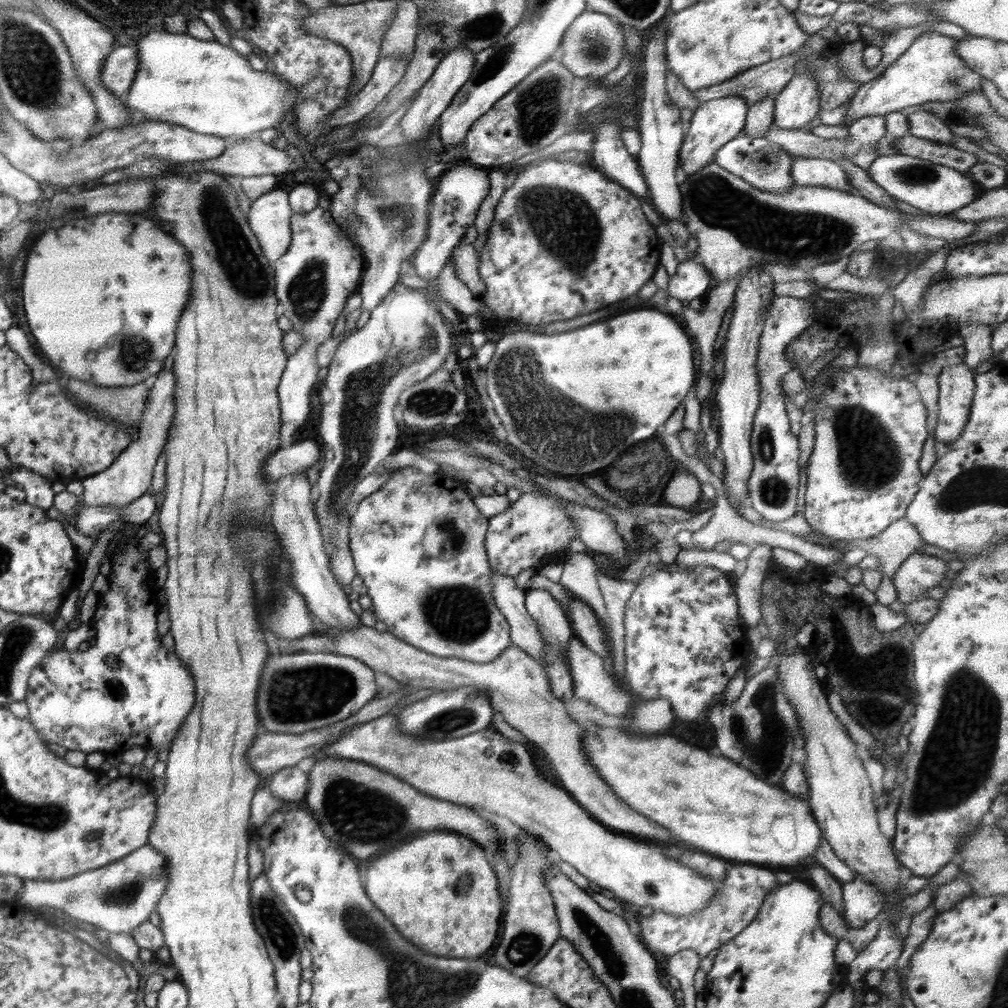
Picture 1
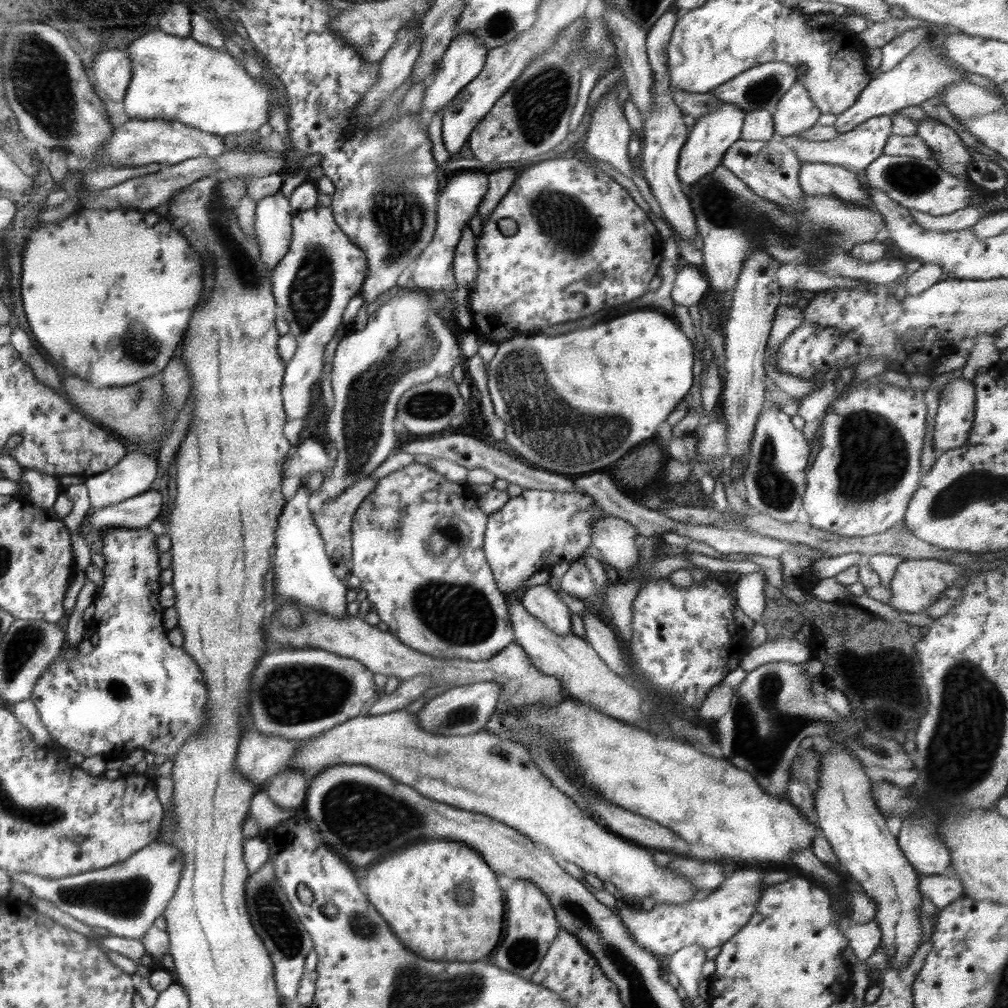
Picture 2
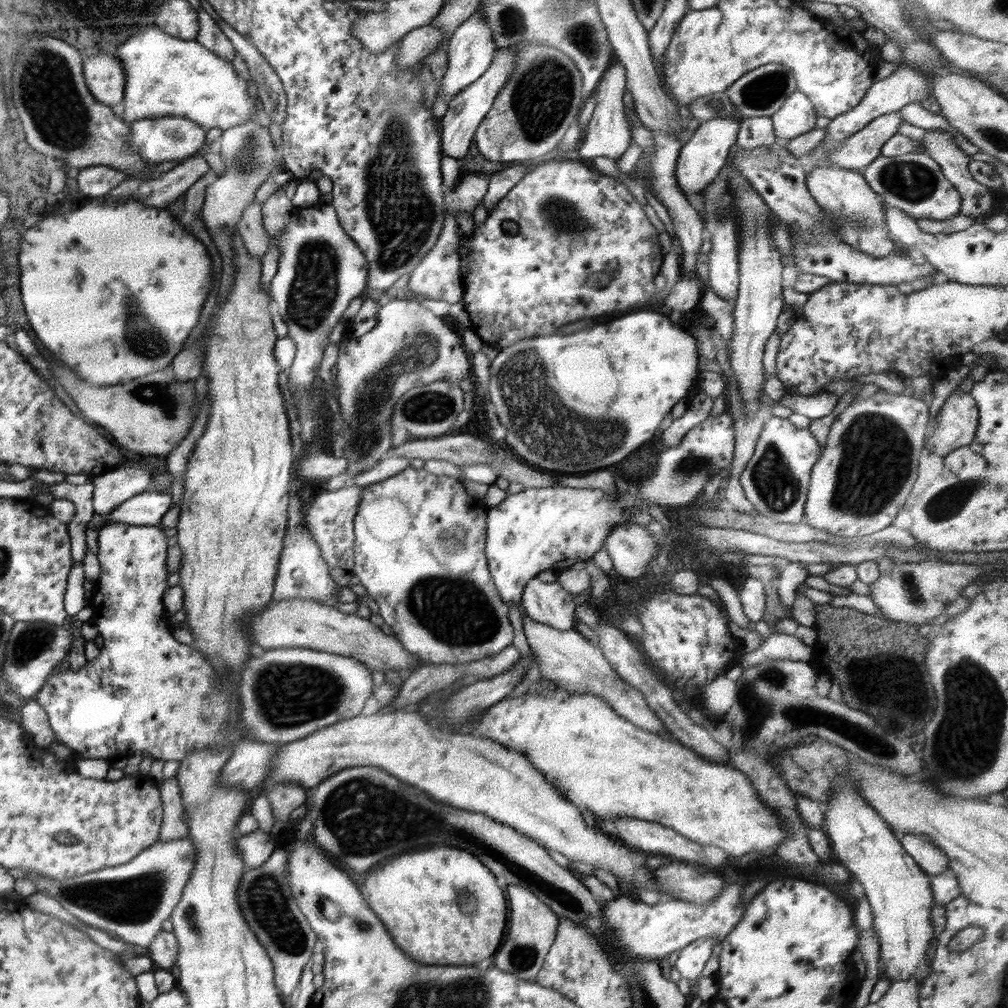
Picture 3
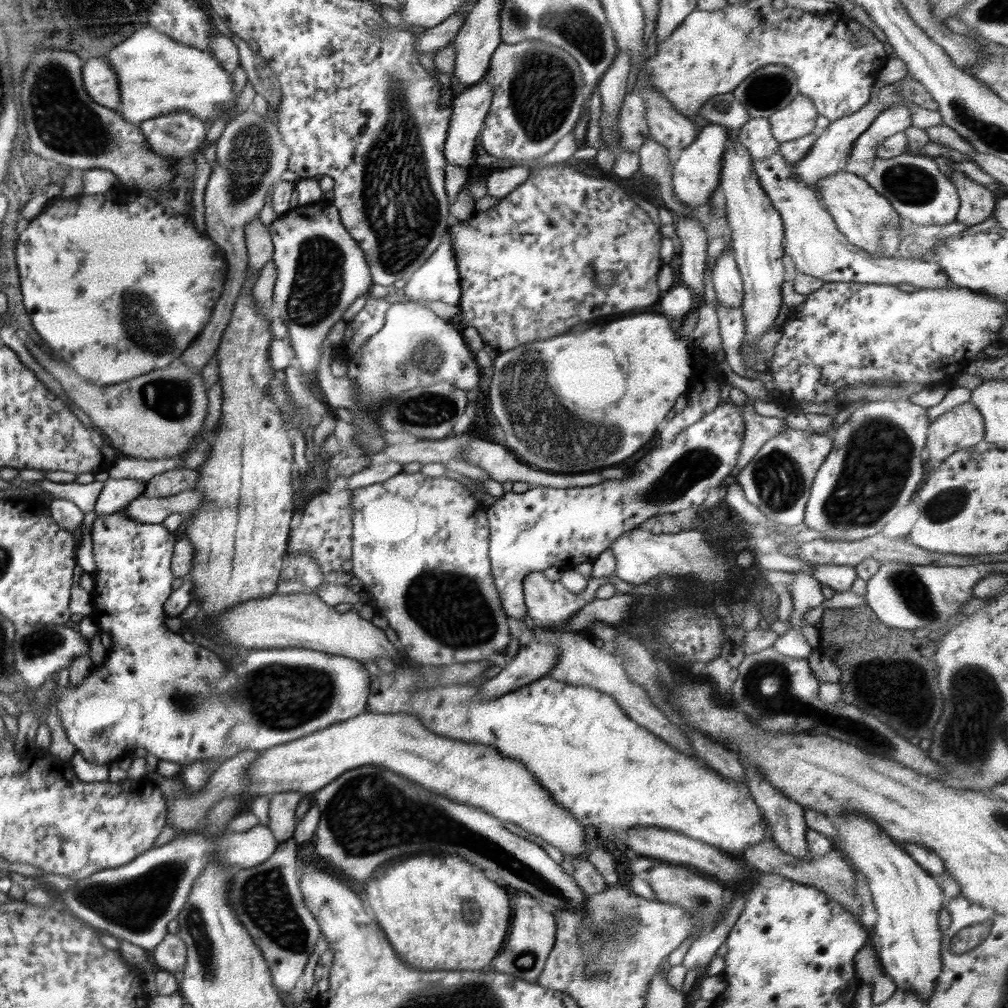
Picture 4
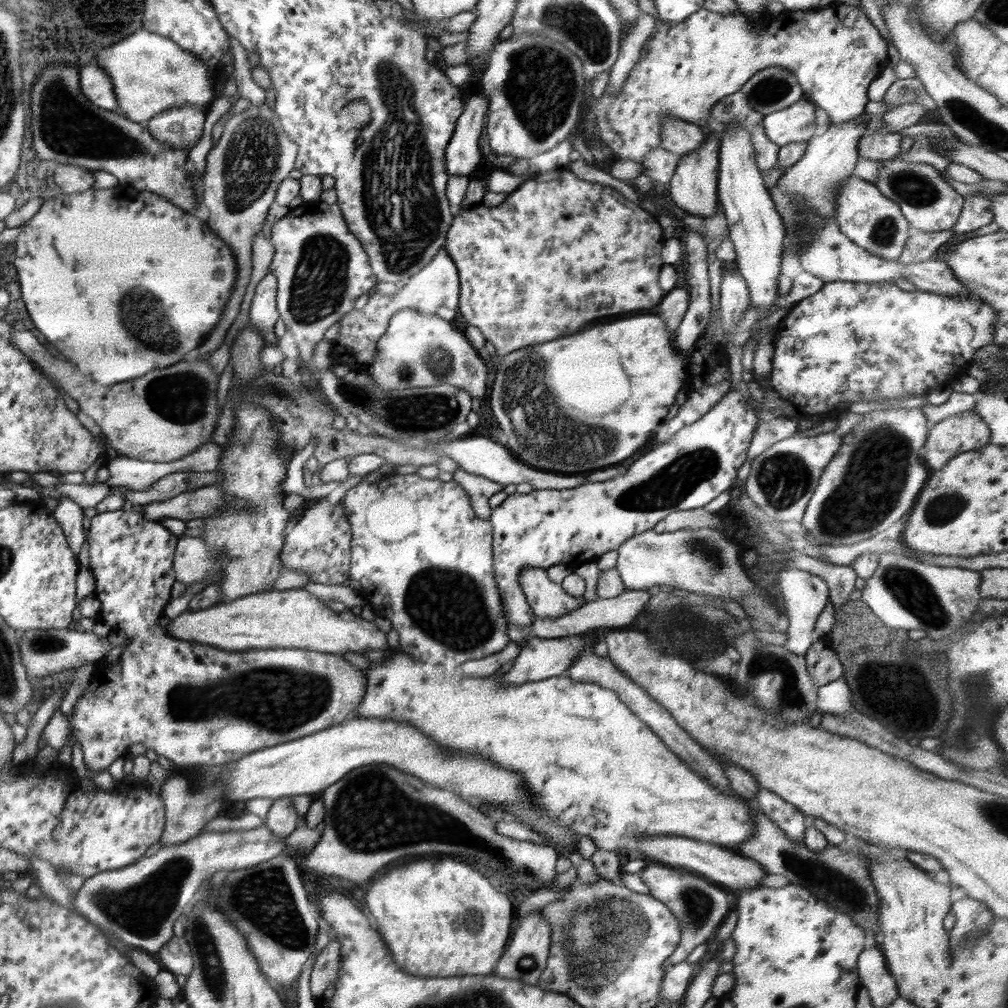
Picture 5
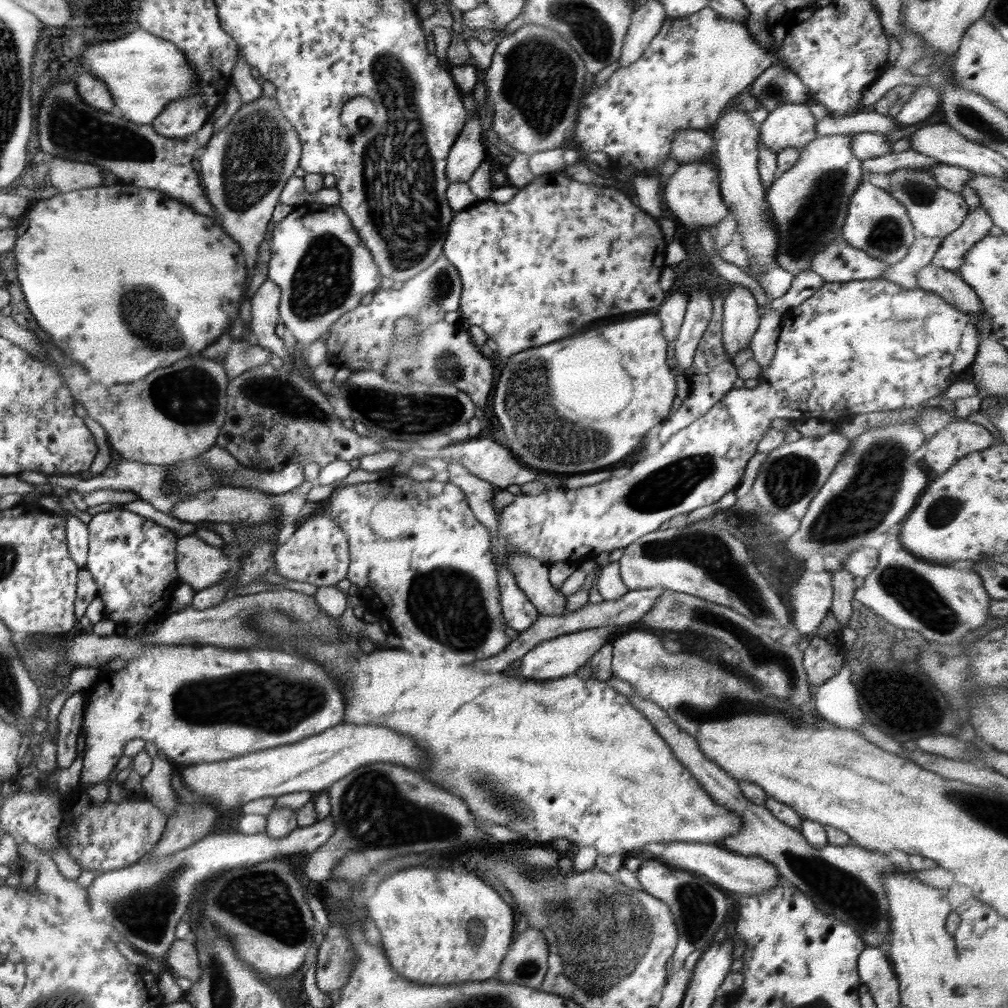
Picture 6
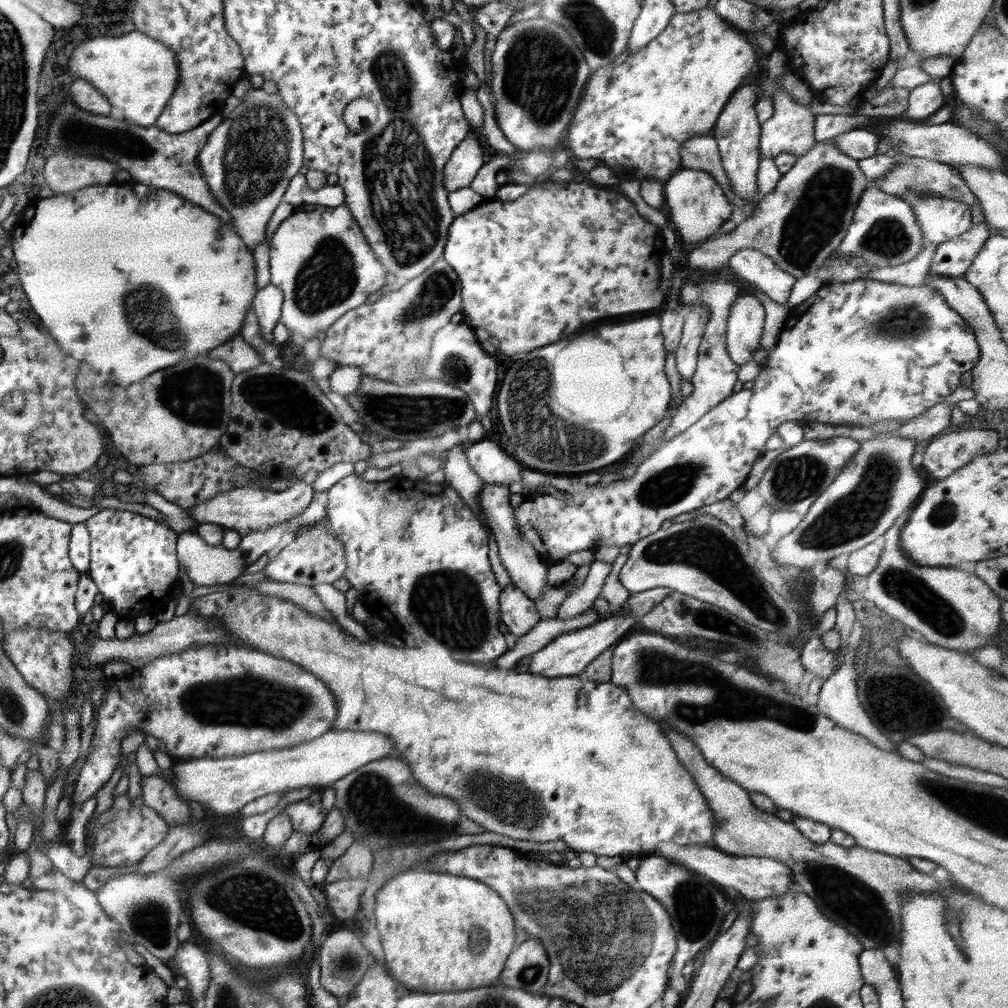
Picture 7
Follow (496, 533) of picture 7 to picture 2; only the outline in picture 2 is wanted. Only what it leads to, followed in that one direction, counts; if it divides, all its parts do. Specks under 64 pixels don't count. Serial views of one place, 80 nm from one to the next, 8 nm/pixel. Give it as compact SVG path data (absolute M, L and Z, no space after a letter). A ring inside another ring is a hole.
M532 585L522 593L526 610L552 632L564 636L572 632L570 609L550 585Z

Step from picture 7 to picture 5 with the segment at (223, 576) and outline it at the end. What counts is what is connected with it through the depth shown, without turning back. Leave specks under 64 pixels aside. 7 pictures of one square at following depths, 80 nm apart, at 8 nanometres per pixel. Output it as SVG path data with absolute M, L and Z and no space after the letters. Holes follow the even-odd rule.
M180 536L173 556L176 580L185 585L208 581L217 562L210 557L209 546L200 537Z

